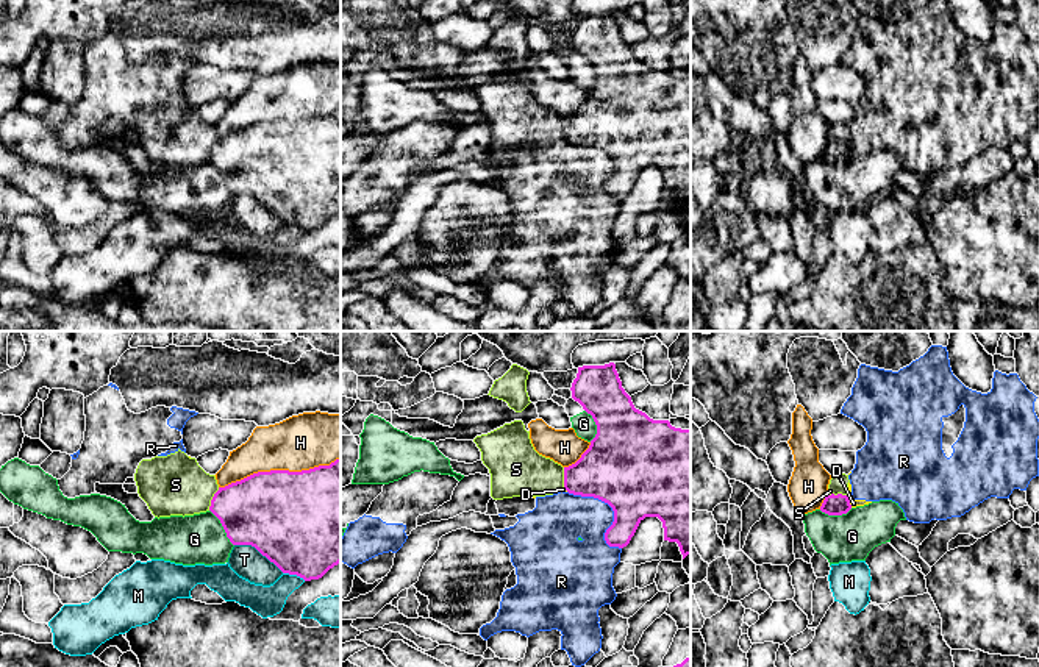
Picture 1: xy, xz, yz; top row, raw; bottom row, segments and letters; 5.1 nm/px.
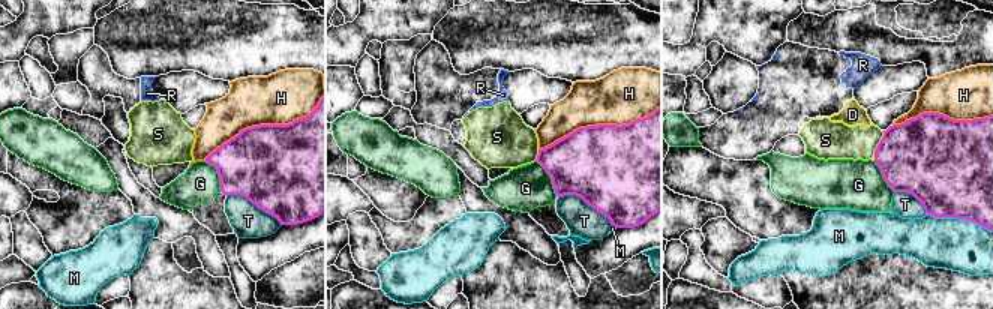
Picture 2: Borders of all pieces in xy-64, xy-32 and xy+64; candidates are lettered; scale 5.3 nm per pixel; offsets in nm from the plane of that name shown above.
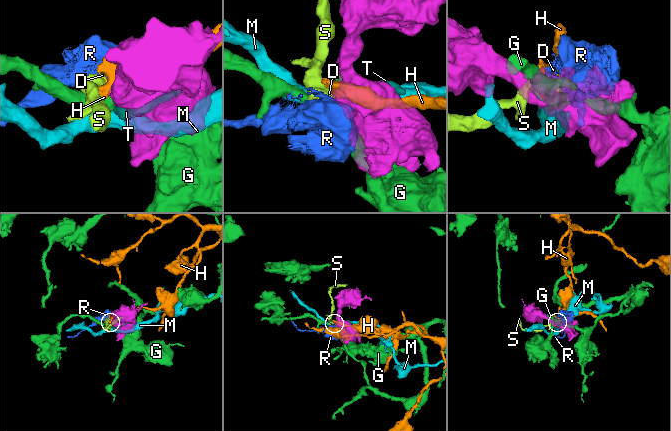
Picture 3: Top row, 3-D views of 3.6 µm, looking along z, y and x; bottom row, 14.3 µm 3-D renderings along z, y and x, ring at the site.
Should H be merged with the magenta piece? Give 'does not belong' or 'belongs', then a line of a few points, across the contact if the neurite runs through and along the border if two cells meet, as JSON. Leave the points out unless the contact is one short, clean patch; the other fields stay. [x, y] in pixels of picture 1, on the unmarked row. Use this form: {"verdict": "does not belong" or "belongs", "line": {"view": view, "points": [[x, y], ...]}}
{"verdict": "does not belong"}

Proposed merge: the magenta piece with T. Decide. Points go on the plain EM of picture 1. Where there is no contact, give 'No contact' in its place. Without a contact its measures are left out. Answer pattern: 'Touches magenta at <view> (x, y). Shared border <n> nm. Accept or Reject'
Touches magenta at xy (260, 202). Shared border 300 nm. Reject

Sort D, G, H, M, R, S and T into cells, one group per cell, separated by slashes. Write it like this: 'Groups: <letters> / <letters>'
Groups: D R S / G / H / M / T

